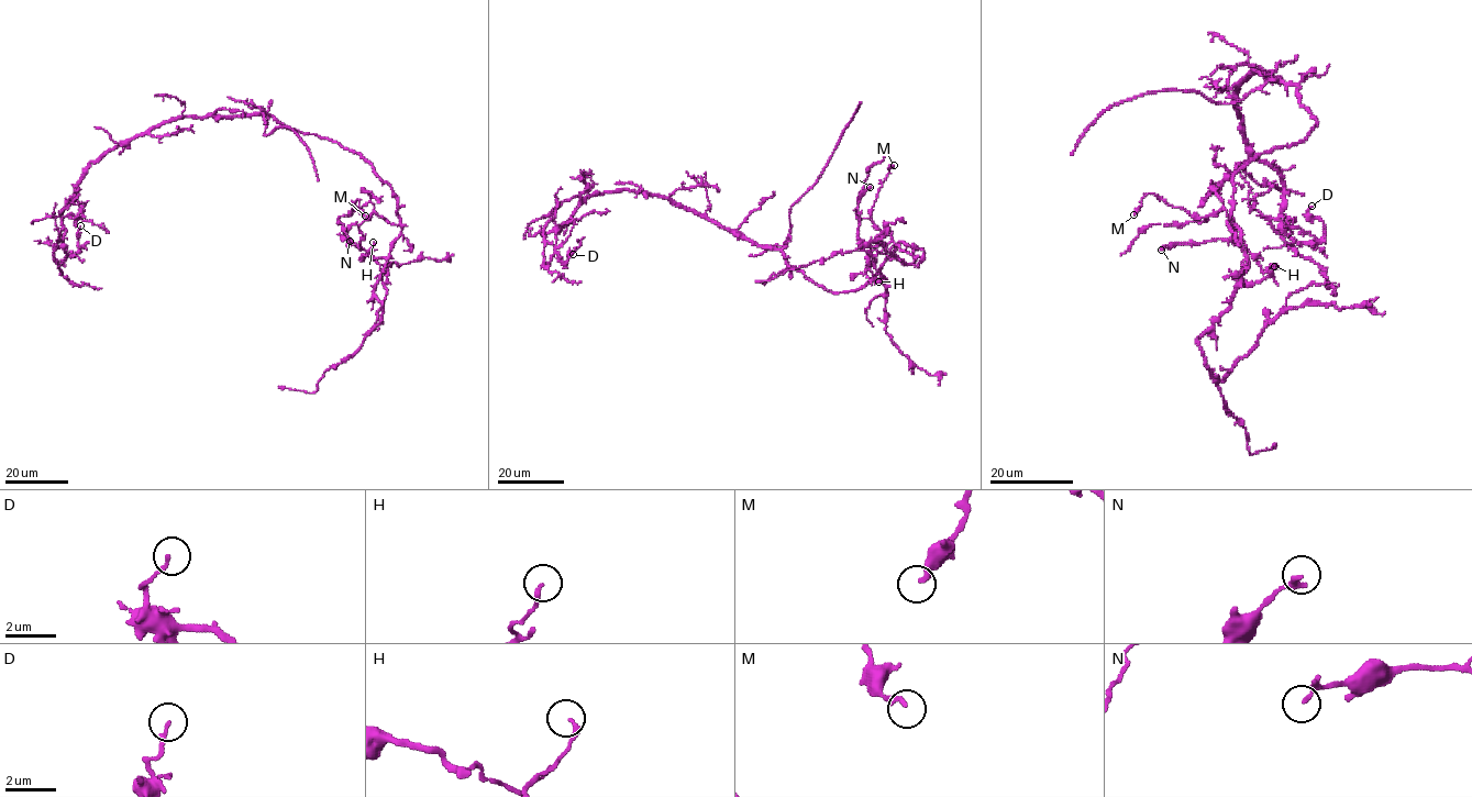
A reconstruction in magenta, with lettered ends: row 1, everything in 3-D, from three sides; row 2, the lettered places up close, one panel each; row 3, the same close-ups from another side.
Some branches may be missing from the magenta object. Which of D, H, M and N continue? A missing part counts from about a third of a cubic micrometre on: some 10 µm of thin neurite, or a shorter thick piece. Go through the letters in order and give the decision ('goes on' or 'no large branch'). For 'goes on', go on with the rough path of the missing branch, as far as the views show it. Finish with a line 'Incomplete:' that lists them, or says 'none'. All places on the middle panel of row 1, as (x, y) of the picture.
D: no large branch
H: no large branch
M: no large branch
N: no large branch
Incomplete: none

